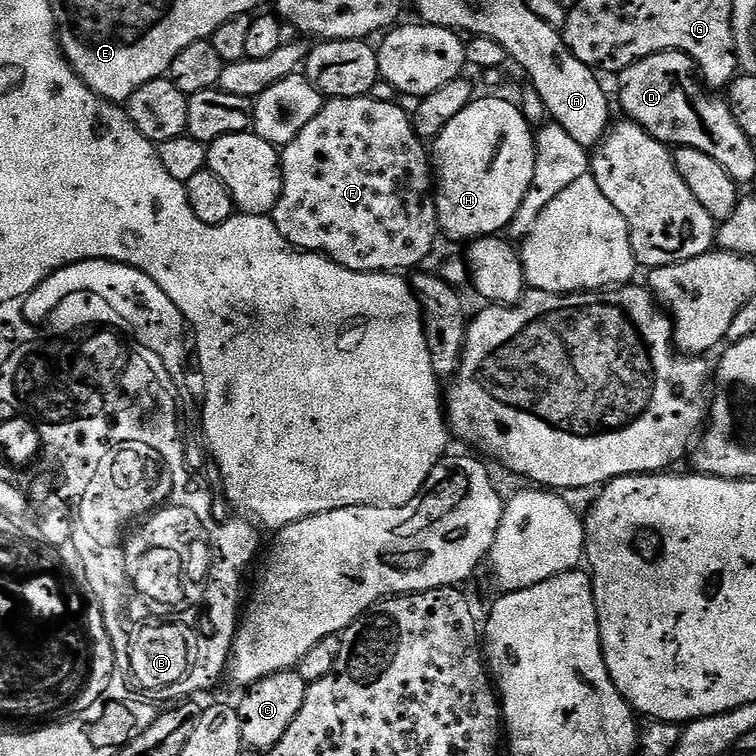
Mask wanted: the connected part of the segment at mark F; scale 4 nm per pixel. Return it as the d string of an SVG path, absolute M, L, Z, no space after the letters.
M369 95L345 100L329 99L320 113L311 118L310 122L303 126L301 132L287 144L282 152L284 166L282 194L270 214L271 220L278 226L278 234L282 234L286 242L290 242L295 248L305 252L319 252L355 272L399 273L404 270L400 268L416 270L423 265L420 263L431 254L432 247L436 244L436 236L438 237L434 172L430 167L430 152L425 141L421 140L420 135L417 134L411 115L407 111L404 113L398 105L399 103L396 102L378 102Z

